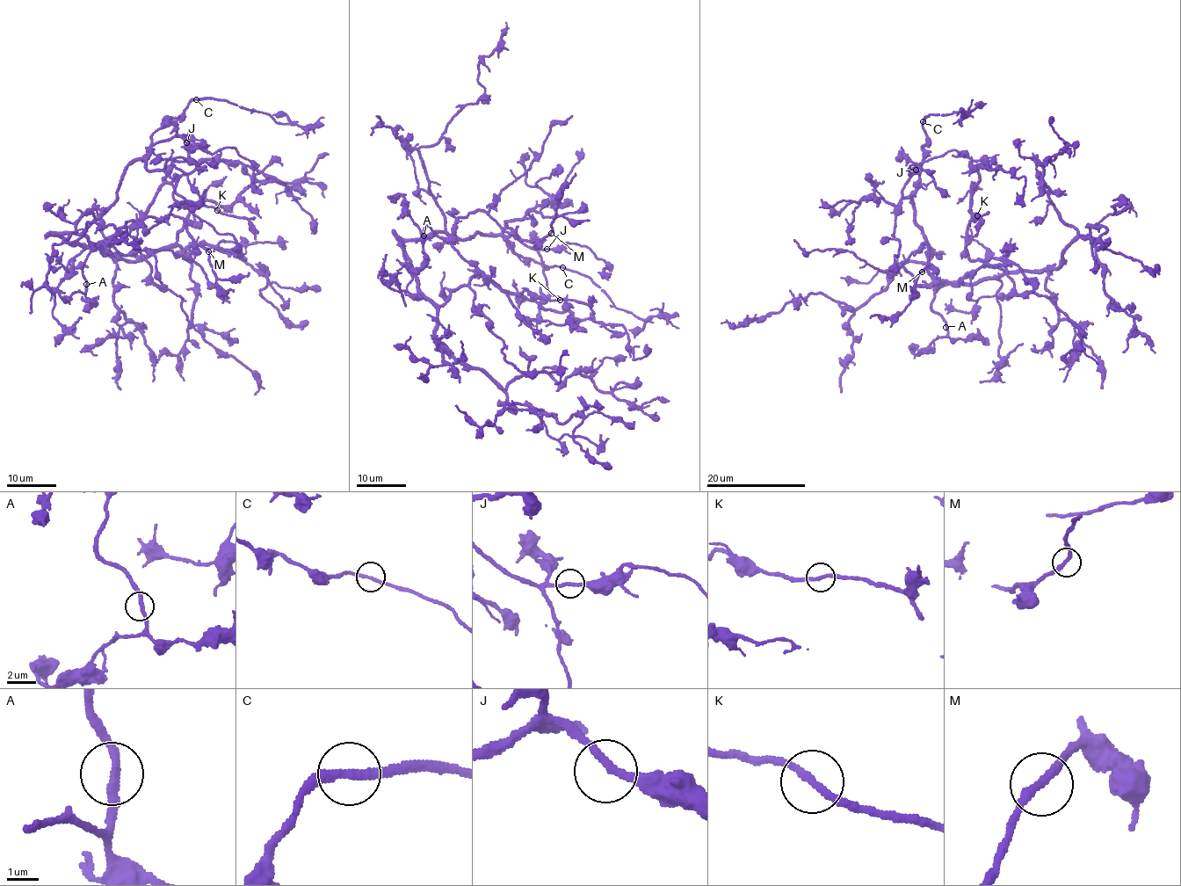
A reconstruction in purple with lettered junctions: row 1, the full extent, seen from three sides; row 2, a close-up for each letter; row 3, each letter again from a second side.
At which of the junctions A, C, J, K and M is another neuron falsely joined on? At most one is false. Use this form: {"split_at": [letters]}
{"split_at": []}

